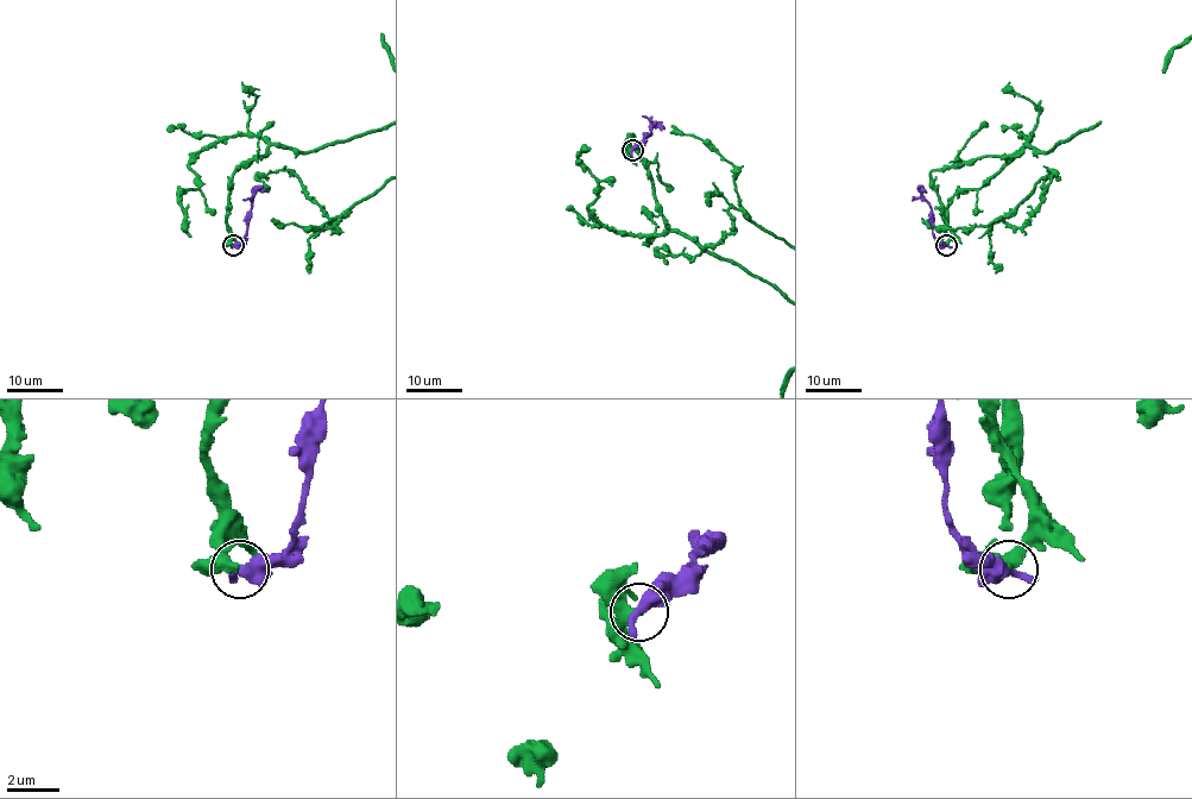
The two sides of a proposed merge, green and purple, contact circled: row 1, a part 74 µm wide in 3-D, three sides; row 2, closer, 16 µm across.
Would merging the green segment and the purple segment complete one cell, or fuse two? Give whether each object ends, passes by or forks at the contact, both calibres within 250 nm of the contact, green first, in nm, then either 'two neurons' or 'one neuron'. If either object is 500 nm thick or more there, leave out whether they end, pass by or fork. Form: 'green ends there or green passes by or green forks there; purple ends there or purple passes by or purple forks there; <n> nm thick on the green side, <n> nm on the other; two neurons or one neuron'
360 nm thick on the green side, 550 nm on the other; two neurons

